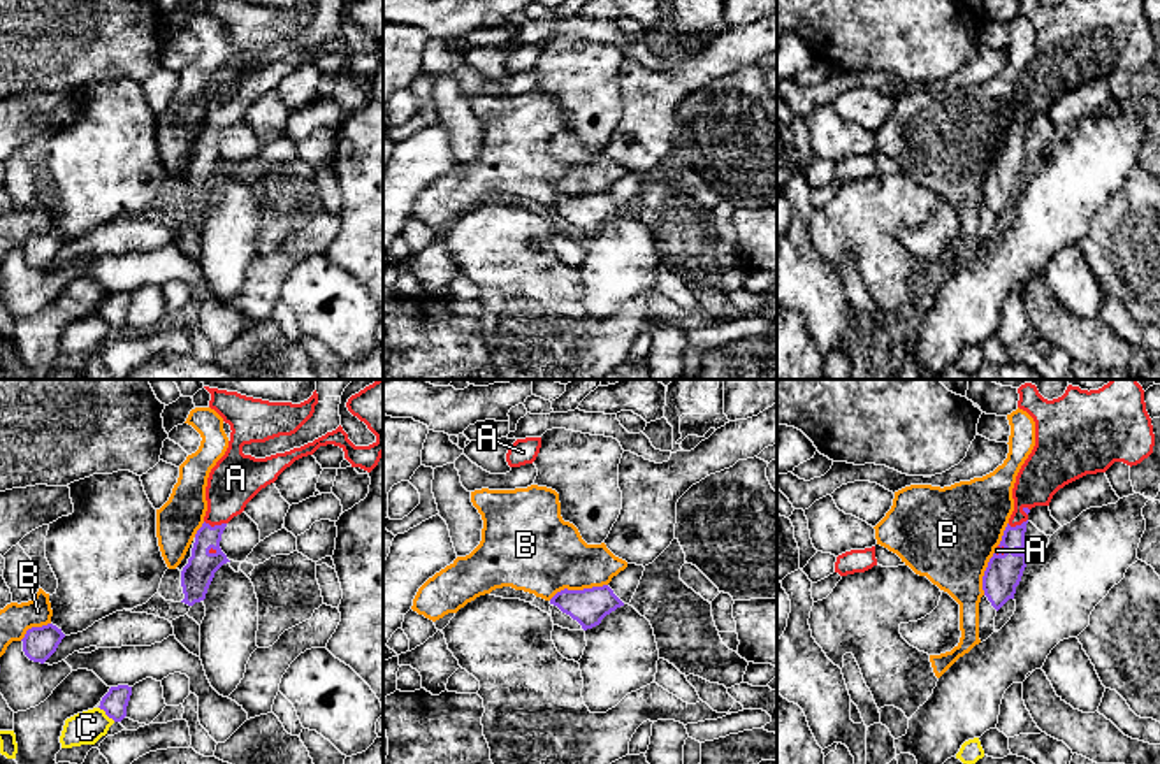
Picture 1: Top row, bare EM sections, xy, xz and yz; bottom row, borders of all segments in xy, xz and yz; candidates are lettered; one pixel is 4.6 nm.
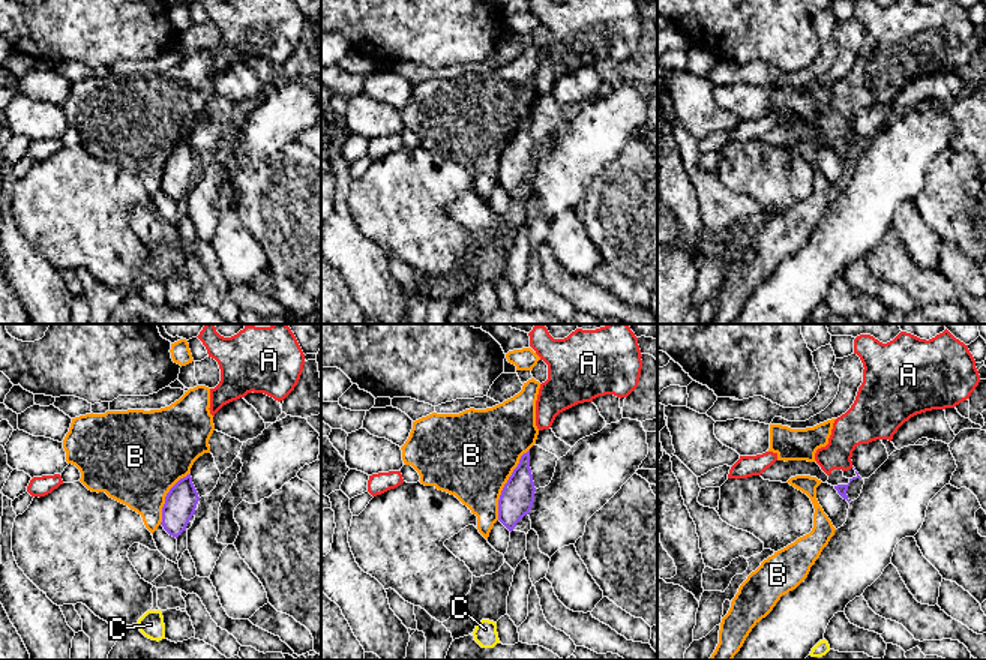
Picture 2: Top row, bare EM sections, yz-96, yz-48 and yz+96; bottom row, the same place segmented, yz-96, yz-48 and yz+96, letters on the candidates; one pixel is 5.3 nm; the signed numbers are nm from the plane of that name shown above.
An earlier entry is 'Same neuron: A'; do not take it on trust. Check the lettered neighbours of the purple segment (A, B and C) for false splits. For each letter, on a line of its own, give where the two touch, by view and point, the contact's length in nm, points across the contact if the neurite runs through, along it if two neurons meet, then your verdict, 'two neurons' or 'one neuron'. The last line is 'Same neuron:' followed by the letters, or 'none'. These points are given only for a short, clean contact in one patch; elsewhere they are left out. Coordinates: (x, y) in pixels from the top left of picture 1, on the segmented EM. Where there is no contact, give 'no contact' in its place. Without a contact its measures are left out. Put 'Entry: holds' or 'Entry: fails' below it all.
A: meets purple in xy at (215, 526); contact 110 nm long; runs through xy (197, 575), (215, 526), (236, 478); one neuron
B: meets purple in xz at (577, 591); contact 280 nm long; two neurons
C: meets purple in xy at (108, 715); contact 100 nm long; two neurons
Same neuron: A
Entry: holds

